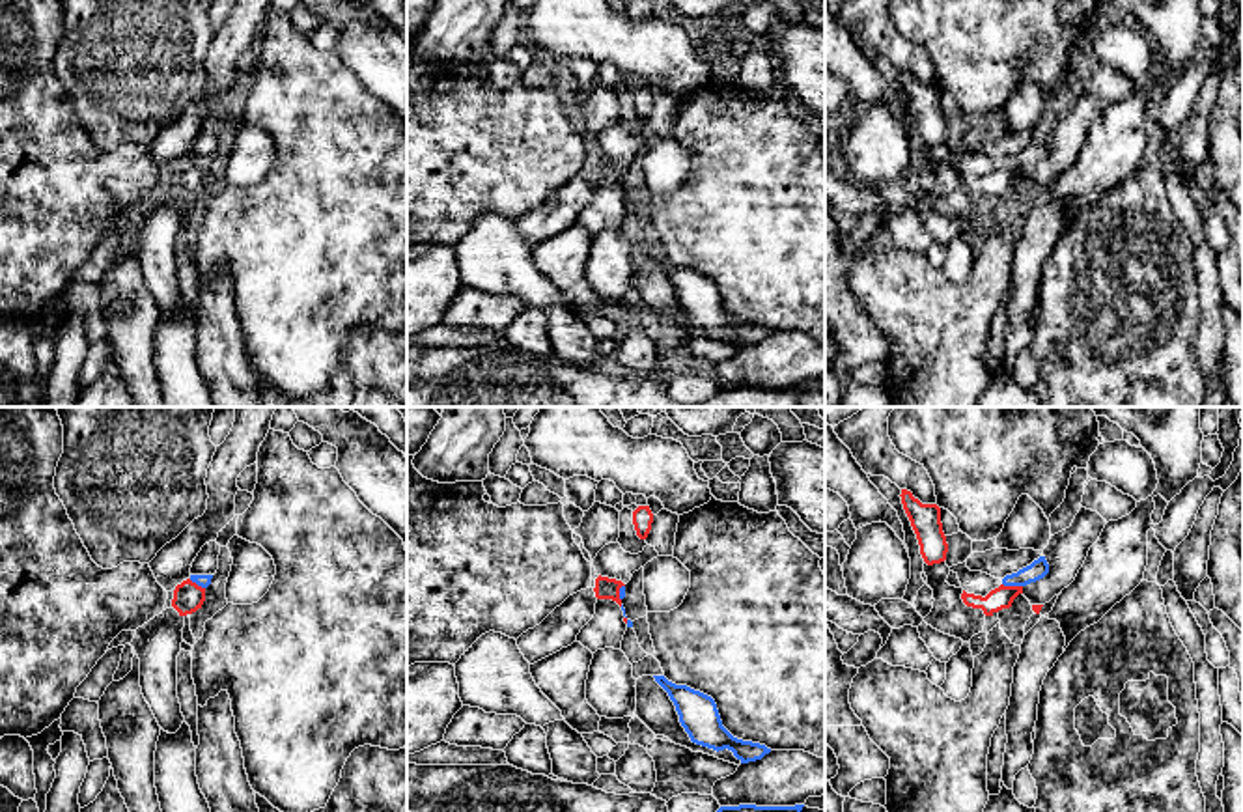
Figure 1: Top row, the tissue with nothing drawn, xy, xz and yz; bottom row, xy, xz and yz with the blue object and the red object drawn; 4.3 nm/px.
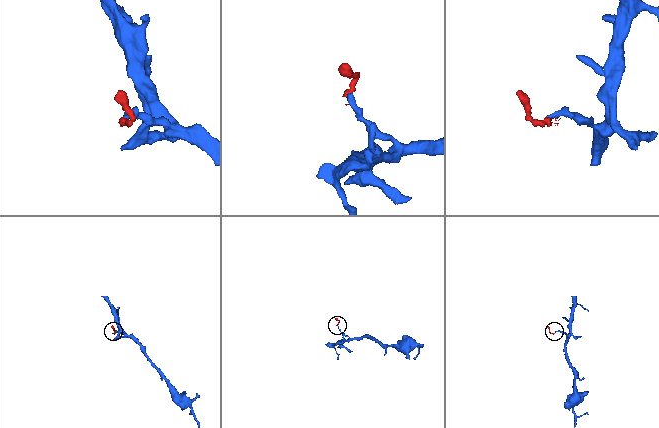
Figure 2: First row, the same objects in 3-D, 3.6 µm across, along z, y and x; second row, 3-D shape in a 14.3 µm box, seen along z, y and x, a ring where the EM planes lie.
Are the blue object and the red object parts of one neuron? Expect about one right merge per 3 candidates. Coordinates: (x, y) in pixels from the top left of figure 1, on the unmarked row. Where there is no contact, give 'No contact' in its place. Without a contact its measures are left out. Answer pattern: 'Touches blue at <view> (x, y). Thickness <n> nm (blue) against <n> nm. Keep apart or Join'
Touches blue at yz (1012, 167). Thickness 80 nm (blue) against 100 nm. Keep apart

